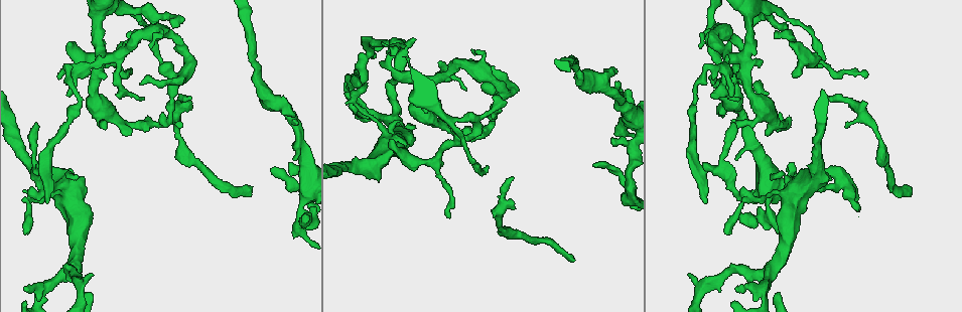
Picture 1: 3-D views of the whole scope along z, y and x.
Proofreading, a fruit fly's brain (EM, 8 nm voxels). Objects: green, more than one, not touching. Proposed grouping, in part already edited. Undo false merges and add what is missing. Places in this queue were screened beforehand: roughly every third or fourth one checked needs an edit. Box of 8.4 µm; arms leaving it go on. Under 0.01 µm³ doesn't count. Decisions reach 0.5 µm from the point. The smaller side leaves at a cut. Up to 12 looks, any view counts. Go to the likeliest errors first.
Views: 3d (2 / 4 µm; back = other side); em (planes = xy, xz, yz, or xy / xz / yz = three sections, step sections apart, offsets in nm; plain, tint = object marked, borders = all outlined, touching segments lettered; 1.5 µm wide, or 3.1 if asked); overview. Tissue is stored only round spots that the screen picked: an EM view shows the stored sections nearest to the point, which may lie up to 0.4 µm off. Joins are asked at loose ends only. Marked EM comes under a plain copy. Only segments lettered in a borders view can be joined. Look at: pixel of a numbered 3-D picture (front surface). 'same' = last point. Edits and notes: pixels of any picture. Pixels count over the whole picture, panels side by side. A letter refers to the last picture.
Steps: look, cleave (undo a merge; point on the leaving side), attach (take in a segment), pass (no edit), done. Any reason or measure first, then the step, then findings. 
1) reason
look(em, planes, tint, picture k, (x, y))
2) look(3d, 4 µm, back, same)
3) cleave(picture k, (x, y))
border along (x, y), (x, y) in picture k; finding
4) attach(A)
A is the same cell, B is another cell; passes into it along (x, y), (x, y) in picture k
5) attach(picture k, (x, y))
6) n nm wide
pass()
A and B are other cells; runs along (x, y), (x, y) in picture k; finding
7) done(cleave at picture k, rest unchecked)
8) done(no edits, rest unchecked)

tapers out
look(3d, 2 µm, picture 1, (252, 186))

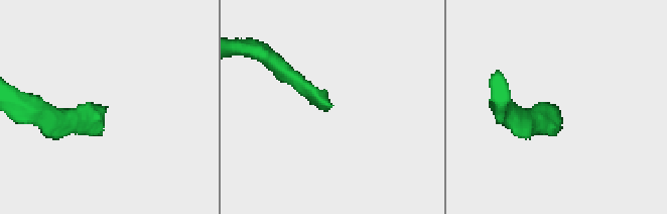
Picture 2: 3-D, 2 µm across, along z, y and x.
shape alone is not enough
look(em, xz, step 8, borders, picture 2, (558, 109))

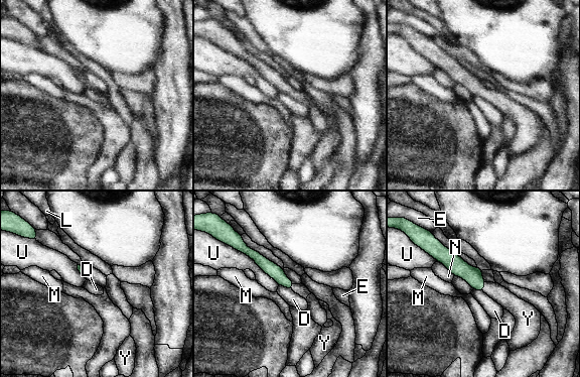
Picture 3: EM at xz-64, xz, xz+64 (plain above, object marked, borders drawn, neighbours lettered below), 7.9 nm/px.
look(em, planes, borders, same)

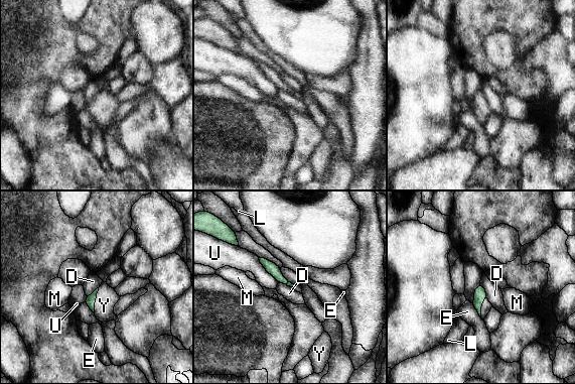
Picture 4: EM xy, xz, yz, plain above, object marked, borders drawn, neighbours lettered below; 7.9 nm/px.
U touches over 260 nm
attach(Y)
Y is the same cell, D, E, L, M and U are other cells; the neuron continues

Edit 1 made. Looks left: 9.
redraw
look(overview)

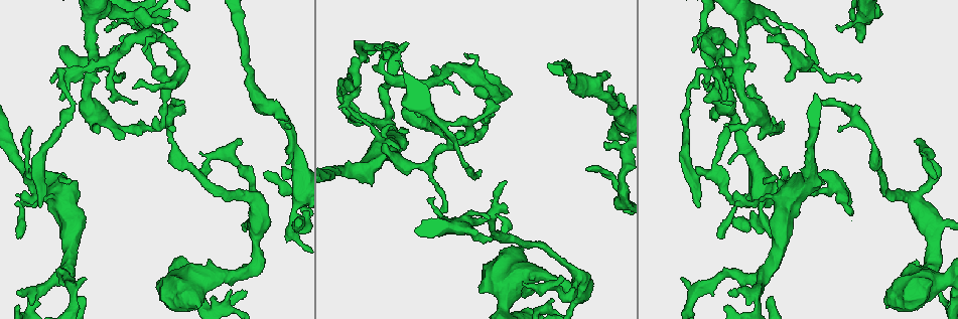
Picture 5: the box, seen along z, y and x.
an open end
look(3d, 2 µm, picture 5, (106, 26))

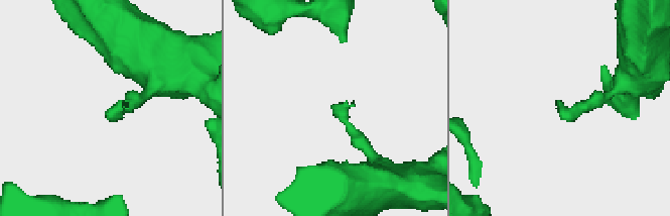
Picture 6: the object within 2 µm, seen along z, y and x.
look(em, xy, step 8, tint, picture 6, (341, 104))

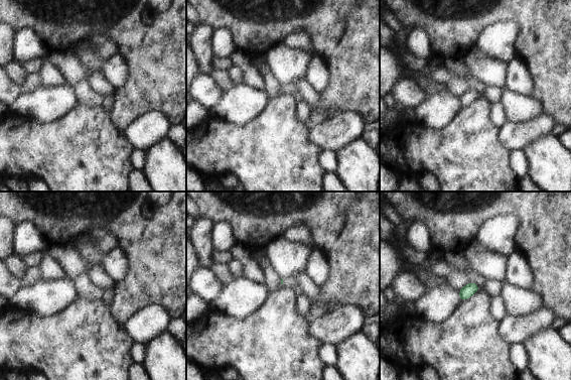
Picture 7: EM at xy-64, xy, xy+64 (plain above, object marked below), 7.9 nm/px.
another direction
look(em, planes, borders, same)

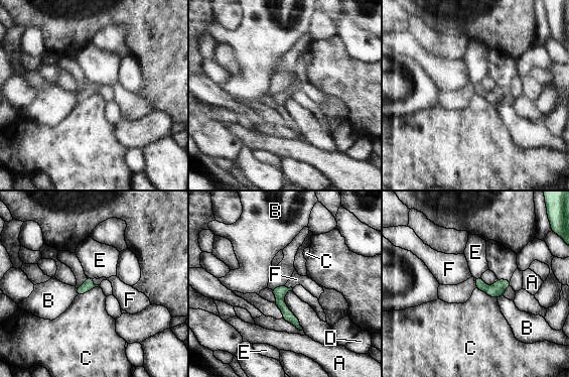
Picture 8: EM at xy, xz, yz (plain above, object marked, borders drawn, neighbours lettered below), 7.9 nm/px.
attach(F)
F is the same cell, A, B, C, D and E are other cells; it goes on there

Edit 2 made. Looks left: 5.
look(overview)

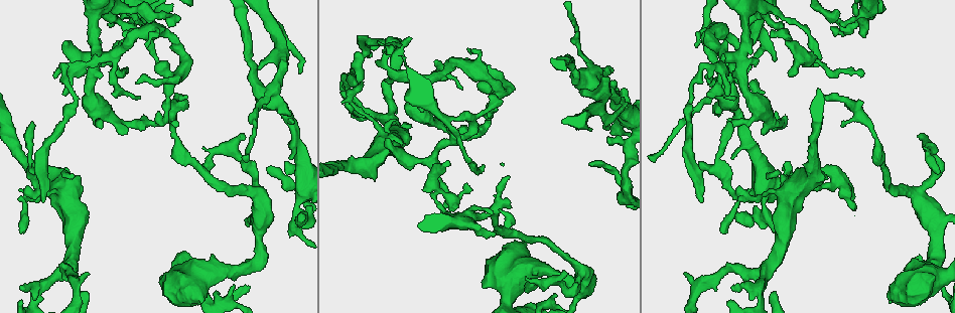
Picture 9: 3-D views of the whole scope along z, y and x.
thick turns thin
look(em, planes, borders, picture 9, (33, 167))

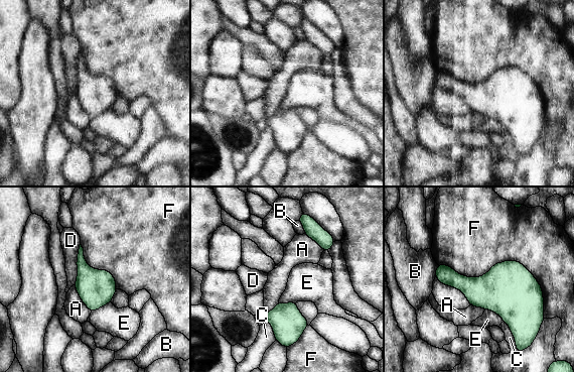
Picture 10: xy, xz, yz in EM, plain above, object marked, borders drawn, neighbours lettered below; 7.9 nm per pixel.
pass()
A, B, C, D, E and F are other cells; border along (438, 264), (544, 314) in picture 10; all the same neuron

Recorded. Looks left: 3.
branch stops here
look(3d, 2 µm, back, picture 9, (20, 289))

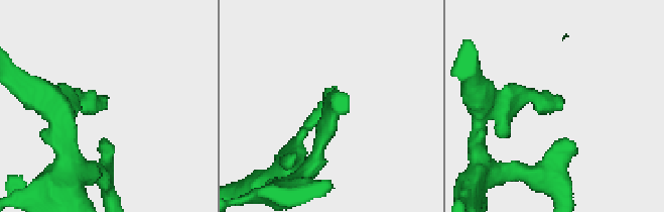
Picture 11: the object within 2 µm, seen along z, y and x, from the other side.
now the EM
look(em, planes, borders, picture 11, (106, 108))

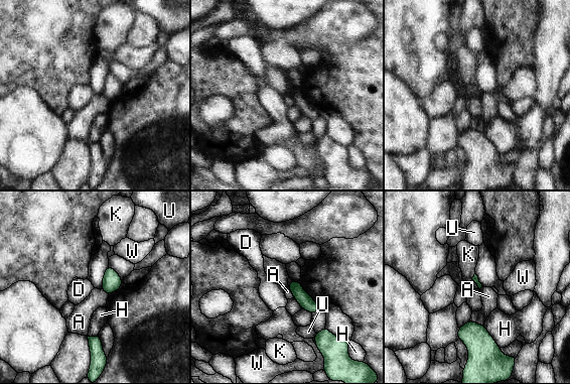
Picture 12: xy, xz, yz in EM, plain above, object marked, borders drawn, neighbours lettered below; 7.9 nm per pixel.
H touches over 220 nm
pass()
A, D, H, K, U and W are other cells; border along (470, 321), (483, 326) in picture 12; none of them fits

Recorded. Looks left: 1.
long arm stops here
look(em, 3.1 µm, planes, borders, picture 9, (752, 82))

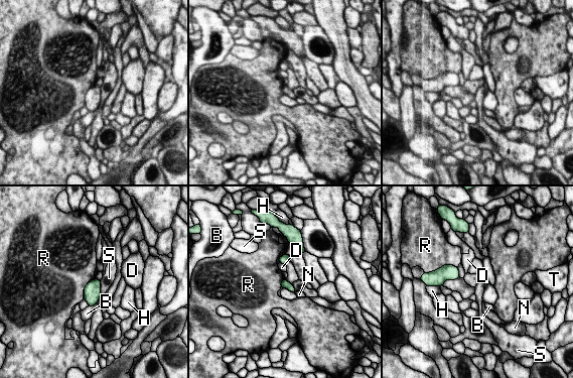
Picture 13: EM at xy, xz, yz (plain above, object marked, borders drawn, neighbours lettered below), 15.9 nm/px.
pass()
B, D, H, N, R, S and T are other cells; border along (450, 264), (457, 267) in picture 13; no lettered segment goes on from it

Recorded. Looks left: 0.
done(attach at picture 4, attach at picture 8, rest unchecked)

